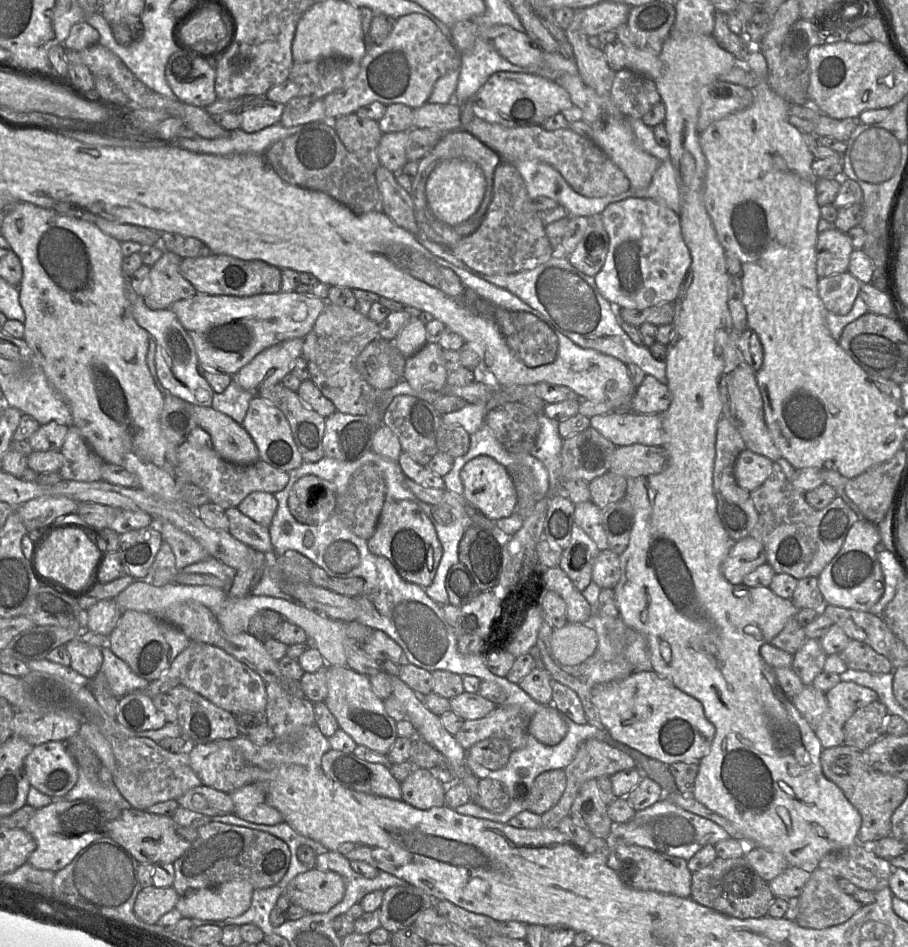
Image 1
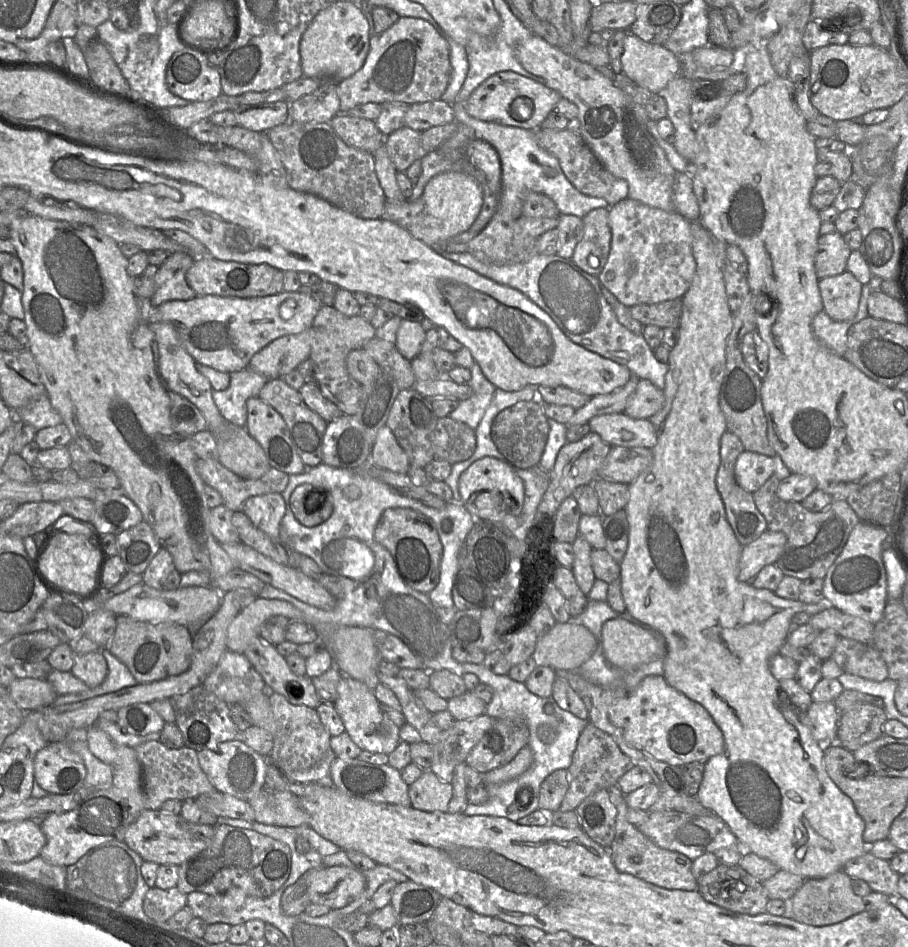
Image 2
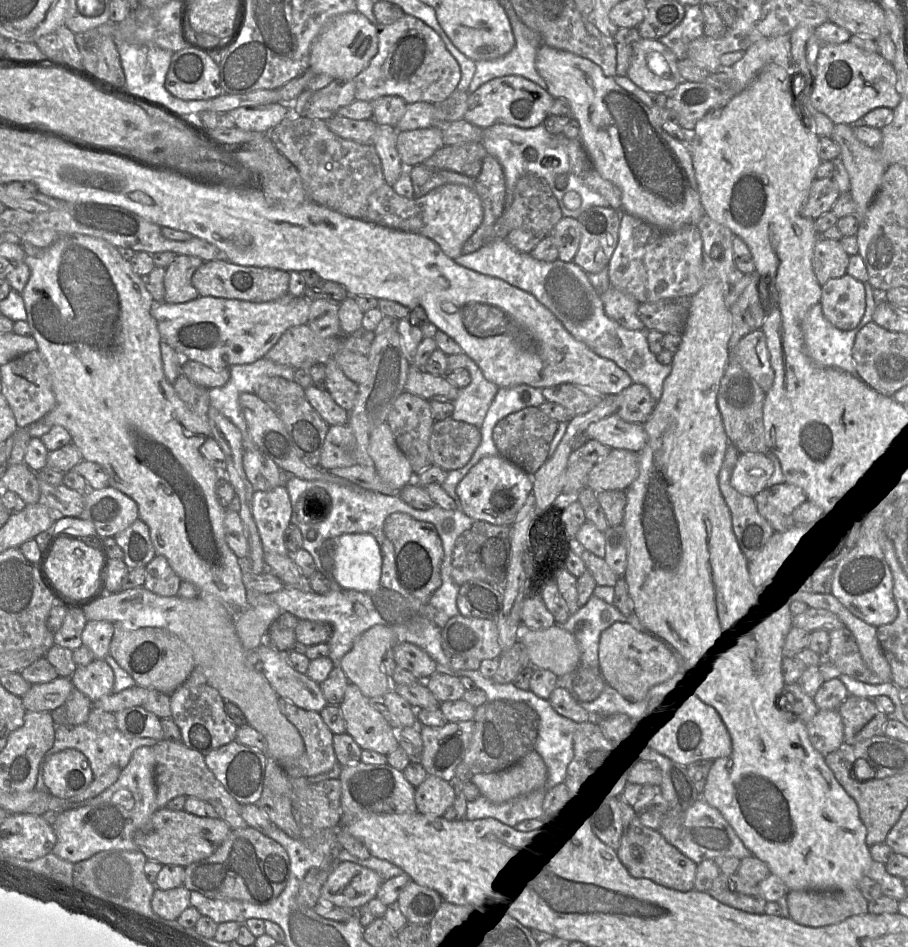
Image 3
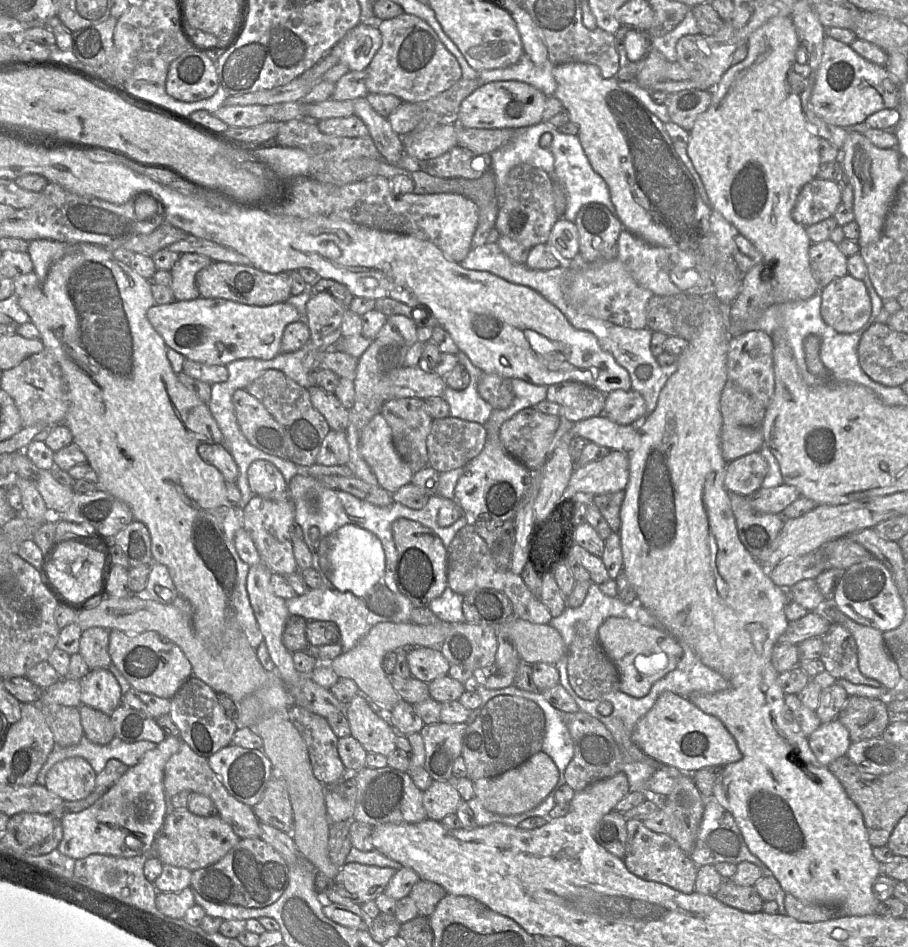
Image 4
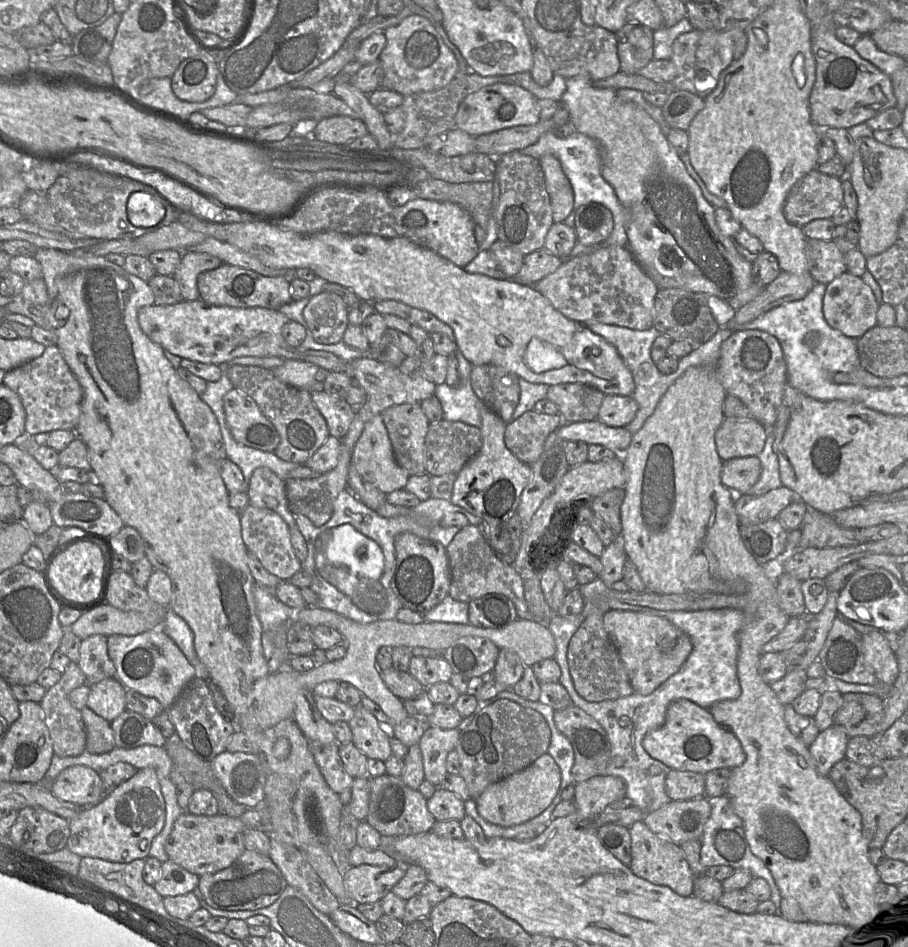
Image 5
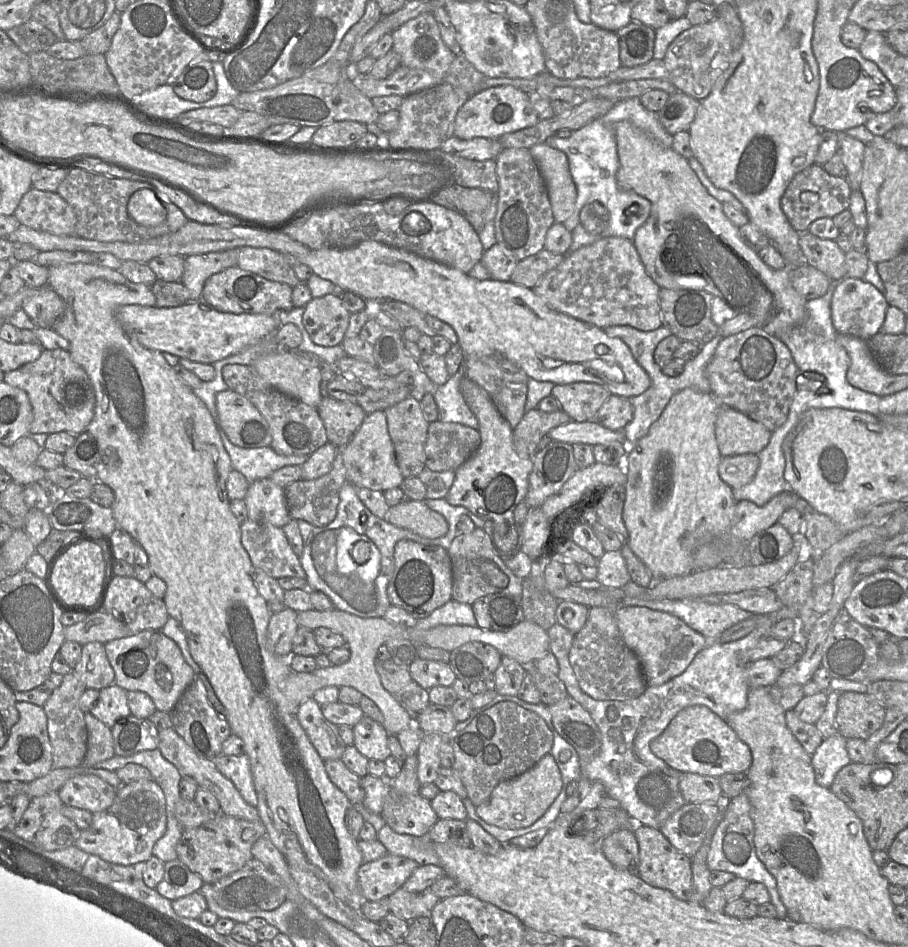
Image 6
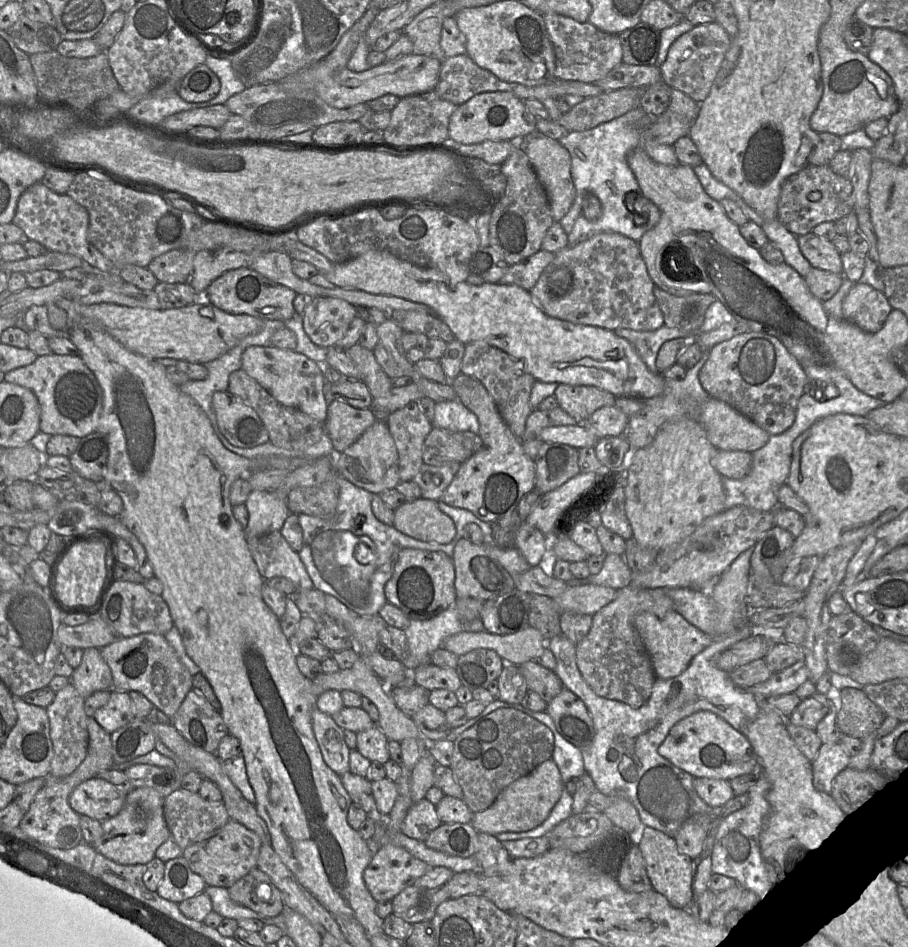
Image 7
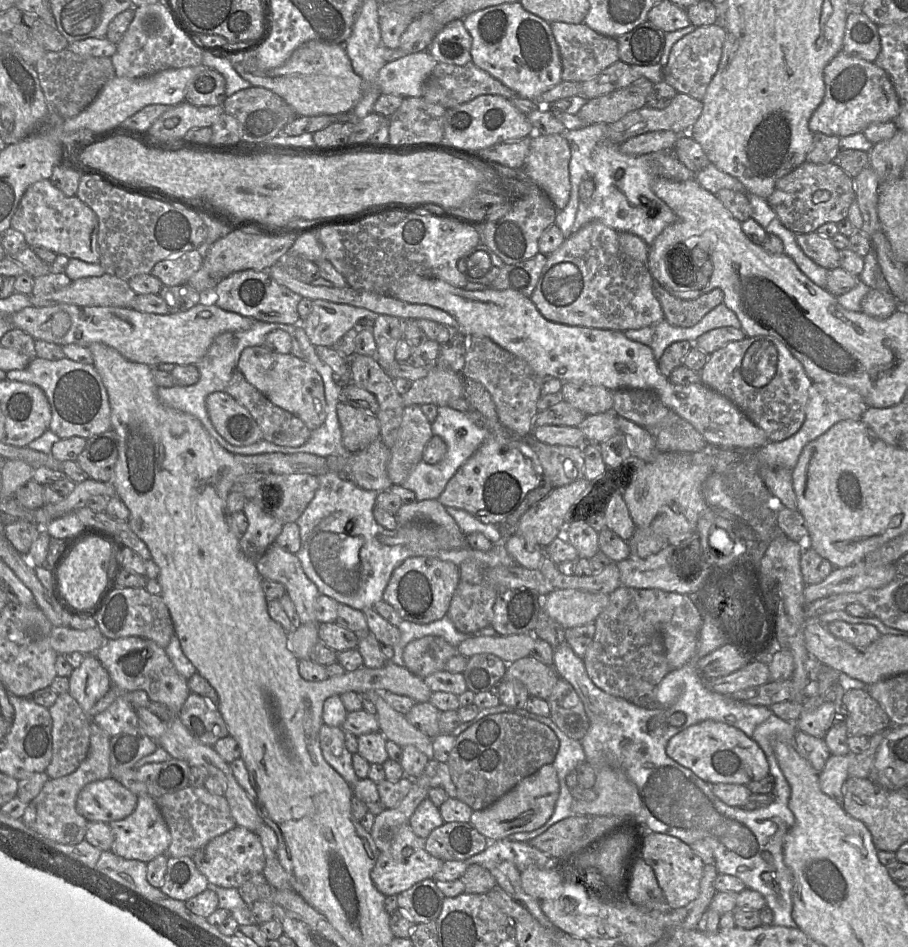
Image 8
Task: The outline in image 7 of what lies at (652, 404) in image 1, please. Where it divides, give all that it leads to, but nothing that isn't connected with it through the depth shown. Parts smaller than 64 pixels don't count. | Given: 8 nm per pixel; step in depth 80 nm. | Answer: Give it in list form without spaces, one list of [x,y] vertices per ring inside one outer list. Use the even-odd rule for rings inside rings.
[[[615,405],[597,409],[583,423],[599,438],[625,436],[629,417]]]

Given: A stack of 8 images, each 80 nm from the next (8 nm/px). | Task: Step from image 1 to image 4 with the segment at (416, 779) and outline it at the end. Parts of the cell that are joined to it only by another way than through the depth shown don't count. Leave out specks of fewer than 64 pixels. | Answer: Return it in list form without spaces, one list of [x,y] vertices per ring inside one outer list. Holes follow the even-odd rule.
[[[433,781],[423,792],[427,818],[439,822],[449,814],[456,814],[461,801],[458,791],[447,781]]]

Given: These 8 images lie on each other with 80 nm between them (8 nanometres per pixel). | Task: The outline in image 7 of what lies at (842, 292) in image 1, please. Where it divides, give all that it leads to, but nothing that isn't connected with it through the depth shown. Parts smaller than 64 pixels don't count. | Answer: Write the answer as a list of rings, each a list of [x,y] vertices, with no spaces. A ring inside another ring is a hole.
[[[855,283],[842,303],[842,319],[868,333],[882,328],[892,311],[884,292],[863,283]]]

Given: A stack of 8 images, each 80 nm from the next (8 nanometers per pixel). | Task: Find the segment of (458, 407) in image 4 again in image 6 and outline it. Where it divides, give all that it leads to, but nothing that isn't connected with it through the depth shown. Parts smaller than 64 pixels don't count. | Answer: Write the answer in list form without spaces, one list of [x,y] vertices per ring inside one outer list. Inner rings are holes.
[[[462,364],[444,384],[436,387],[434,399],[438,407],[438,420],[460,423],[478,430],[478,420],[460,391],[460,381],[464,376]]]

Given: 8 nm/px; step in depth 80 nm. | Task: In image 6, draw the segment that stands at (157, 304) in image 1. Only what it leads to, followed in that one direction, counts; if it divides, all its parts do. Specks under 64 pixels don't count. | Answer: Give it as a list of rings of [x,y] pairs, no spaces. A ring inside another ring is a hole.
[[[238,248],[185,257],[181,282],[189,292],[190,301],[201,298],[204,284],[210,276],[237,266],[238,257]]]

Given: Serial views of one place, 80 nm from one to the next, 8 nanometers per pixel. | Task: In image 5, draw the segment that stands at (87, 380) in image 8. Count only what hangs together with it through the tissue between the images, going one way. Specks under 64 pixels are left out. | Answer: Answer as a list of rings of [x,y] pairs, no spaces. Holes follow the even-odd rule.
[[[56,345],[46,347],[40,357],[6,372],[3,384],[21,399],[26,413],[25,432],[28,435],[54,430],[74,430],[77,426],[83,389]]]

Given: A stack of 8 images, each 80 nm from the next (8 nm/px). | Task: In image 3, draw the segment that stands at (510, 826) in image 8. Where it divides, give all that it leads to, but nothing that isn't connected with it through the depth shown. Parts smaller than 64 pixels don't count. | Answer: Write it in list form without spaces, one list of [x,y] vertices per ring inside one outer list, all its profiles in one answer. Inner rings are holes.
[[[533,750],[513,766],[499,772],[473,775],[471,781],[481,796],[500,804],[543,787],[546,779],[547,767]]]

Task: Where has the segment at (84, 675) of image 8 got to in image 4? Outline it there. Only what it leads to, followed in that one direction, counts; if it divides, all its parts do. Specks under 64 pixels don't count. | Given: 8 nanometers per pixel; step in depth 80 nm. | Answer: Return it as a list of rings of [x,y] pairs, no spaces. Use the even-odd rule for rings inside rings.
[[[92,627],[84,630],[80,638],[79,653],[90,670],[108,669],[112,663],[109,647],[110,630],[102,627]]]

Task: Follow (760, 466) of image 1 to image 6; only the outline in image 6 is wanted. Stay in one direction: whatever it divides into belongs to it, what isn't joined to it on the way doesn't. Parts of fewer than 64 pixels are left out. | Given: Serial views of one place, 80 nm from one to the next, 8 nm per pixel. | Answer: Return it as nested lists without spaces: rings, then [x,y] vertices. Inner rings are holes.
[[[741,454],[722,457],[718,473],[720,478],[732,489],[749,484],[755,477],[759,467],[756,454]]]

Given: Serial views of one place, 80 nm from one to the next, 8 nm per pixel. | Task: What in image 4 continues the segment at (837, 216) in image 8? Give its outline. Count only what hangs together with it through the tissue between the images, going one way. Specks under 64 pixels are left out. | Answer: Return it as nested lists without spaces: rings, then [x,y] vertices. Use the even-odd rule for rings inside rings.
[[[814,178],[805,184],[792,209],[792,219],[804,227],[819,223],[834,216],[842,203],[837,182]]]

